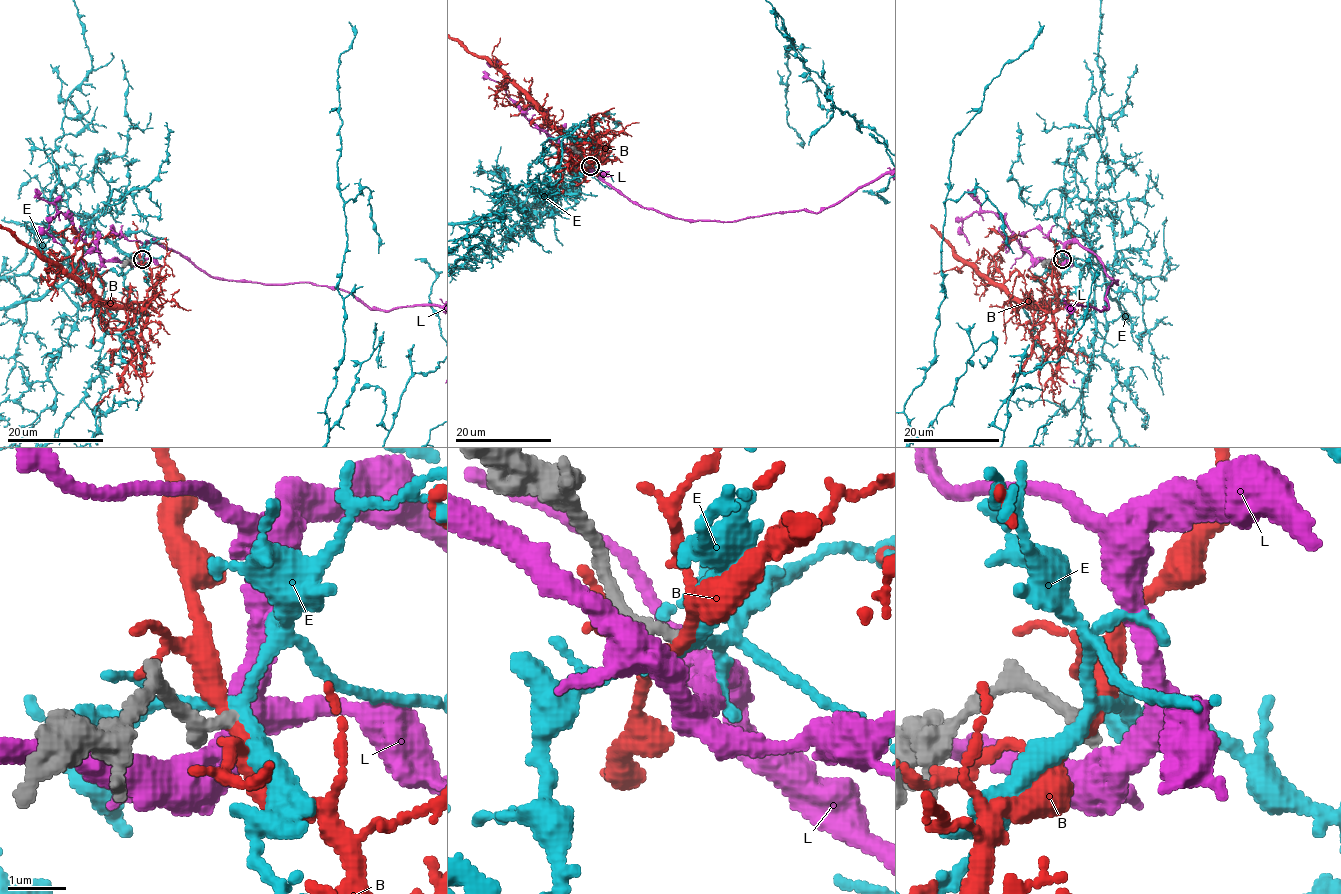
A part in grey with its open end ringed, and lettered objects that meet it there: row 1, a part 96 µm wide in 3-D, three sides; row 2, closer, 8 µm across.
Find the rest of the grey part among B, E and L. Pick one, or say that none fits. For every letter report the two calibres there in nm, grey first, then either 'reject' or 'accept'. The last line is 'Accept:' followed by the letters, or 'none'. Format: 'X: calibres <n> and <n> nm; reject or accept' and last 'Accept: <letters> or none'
B: calibres 280 and 240 nm; reject
E: calibres 280 and 240 nm; reject
L: calibres 280 and 420 nm; reject
Accept: none

